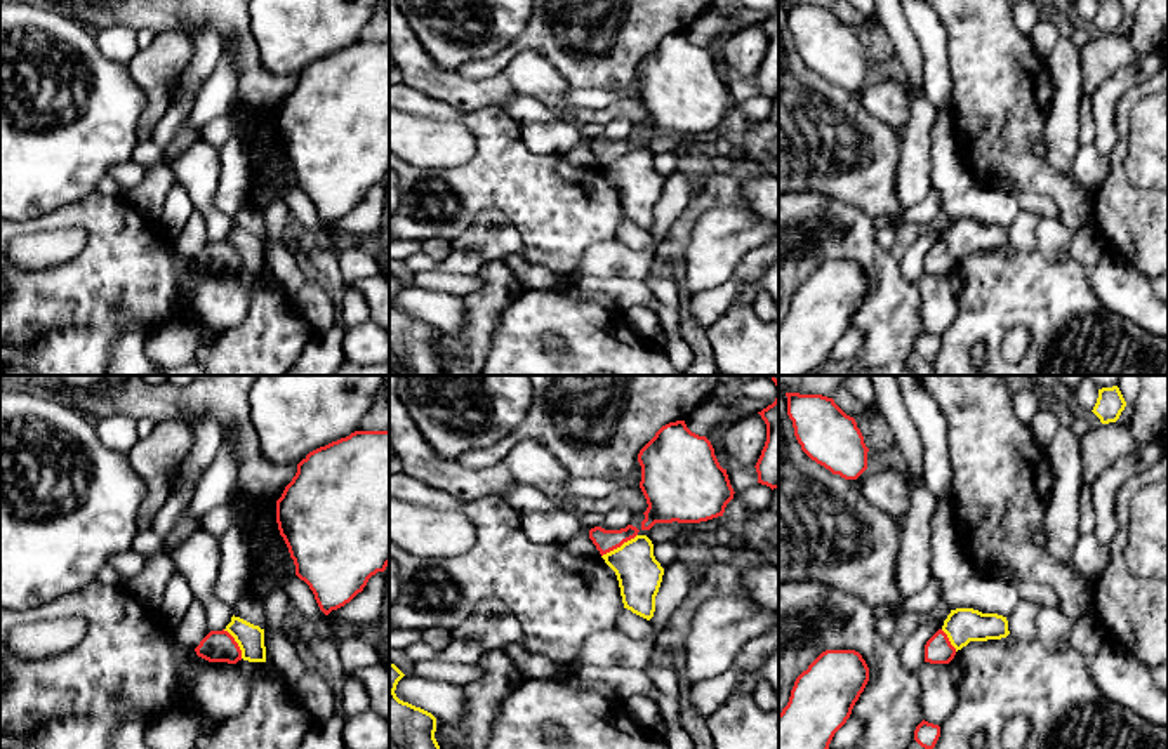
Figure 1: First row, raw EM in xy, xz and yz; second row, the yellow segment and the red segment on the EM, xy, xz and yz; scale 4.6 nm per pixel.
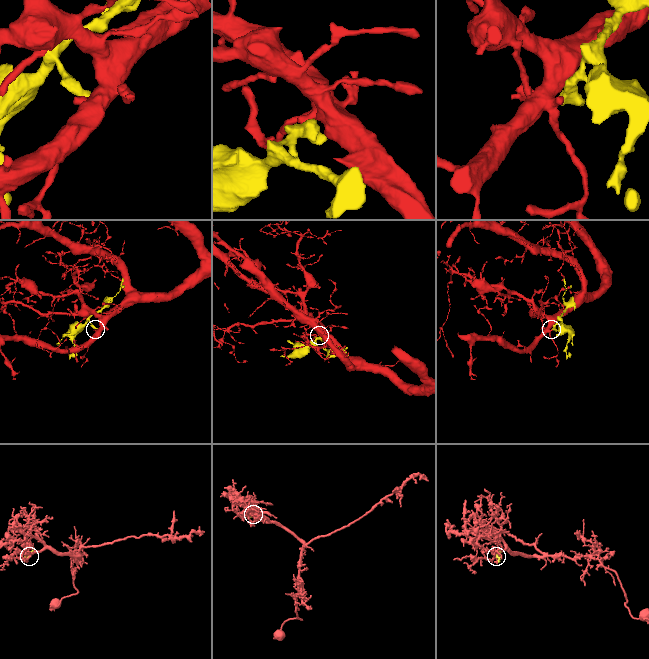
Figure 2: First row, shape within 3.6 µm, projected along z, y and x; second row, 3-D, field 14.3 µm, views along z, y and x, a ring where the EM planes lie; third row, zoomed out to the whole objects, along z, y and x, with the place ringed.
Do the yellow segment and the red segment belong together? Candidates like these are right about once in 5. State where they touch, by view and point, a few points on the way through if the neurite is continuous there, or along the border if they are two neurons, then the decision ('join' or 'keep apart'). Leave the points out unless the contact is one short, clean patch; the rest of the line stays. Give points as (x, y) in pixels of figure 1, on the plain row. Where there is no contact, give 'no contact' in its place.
xz (621, 157) | along xz (637, 145), (602, 167) | keep apart

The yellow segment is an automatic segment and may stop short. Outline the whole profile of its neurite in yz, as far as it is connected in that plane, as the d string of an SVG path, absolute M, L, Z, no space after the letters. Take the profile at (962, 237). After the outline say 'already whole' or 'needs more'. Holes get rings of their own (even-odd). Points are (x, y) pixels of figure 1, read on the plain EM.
M973 219L951 221L944 231L942 242L958 261L970 252L1001 250L1010 245L1008 231L998 224L982 224Z; already whole

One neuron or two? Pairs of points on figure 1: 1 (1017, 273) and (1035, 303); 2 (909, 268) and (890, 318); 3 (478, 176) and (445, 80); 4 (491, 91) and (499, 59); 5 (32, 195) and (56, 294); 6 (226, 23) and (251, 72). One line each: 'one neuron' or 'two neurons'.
1: one neuron
2: two neurons
3: two neurons
4: two neurons
5: two neurons
6: one neuron

